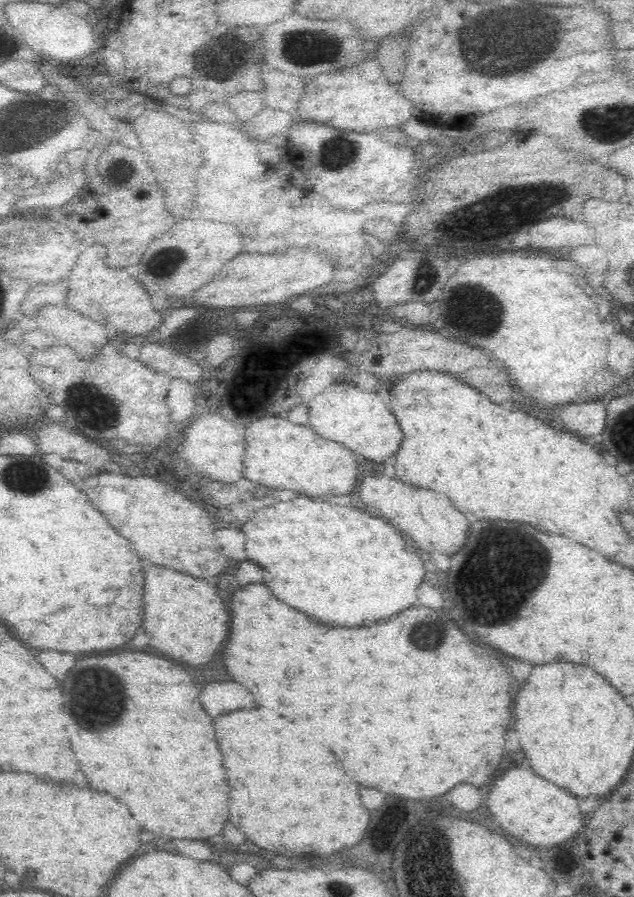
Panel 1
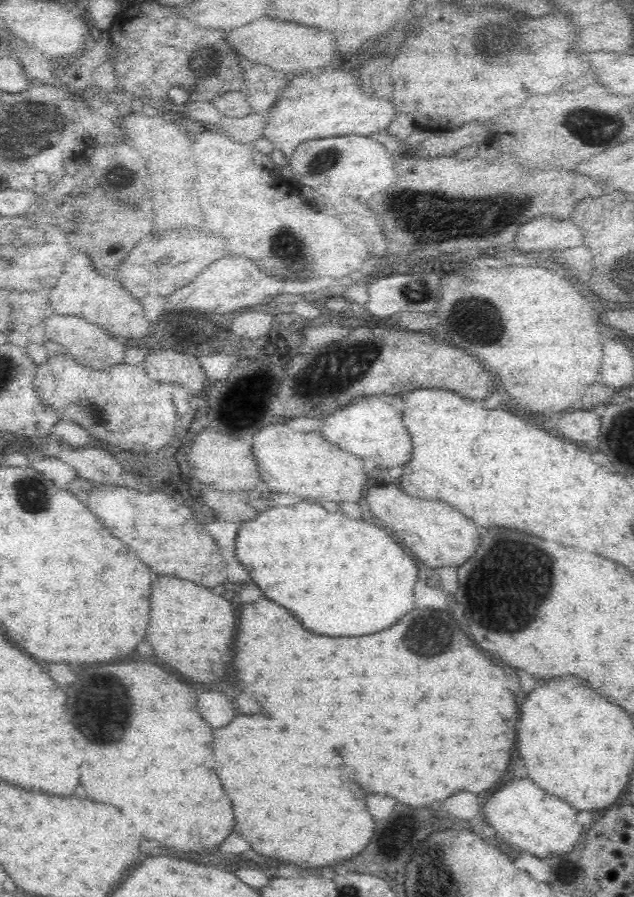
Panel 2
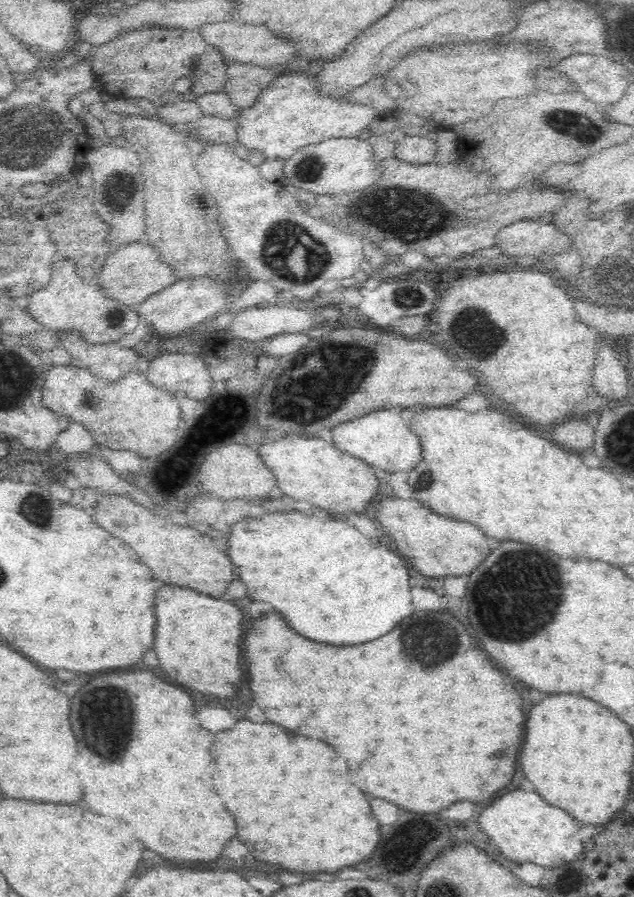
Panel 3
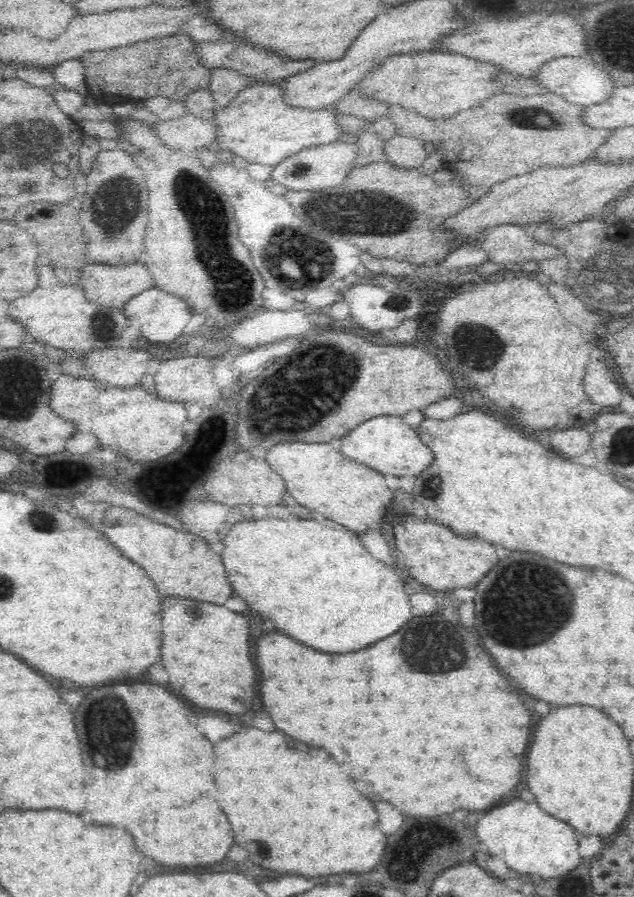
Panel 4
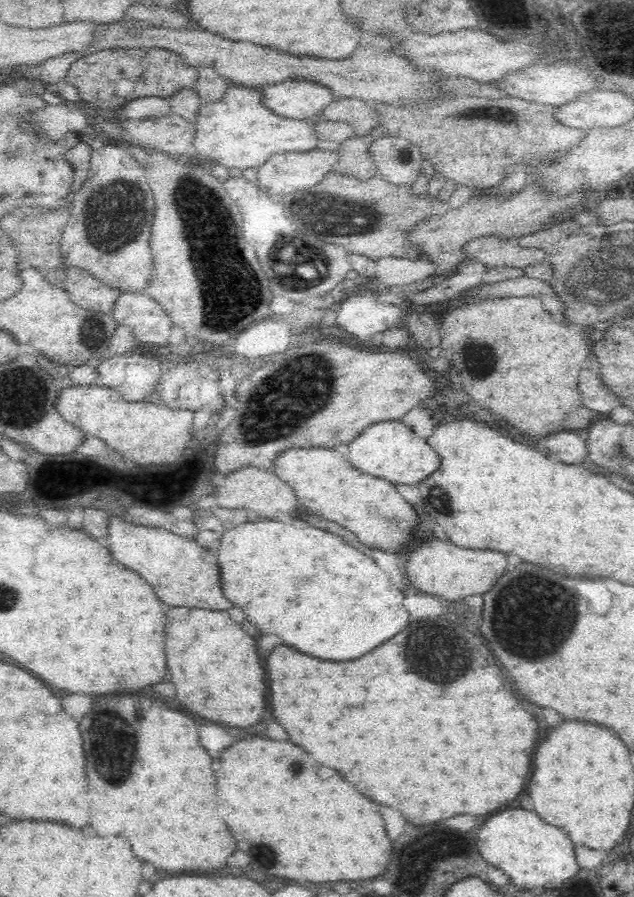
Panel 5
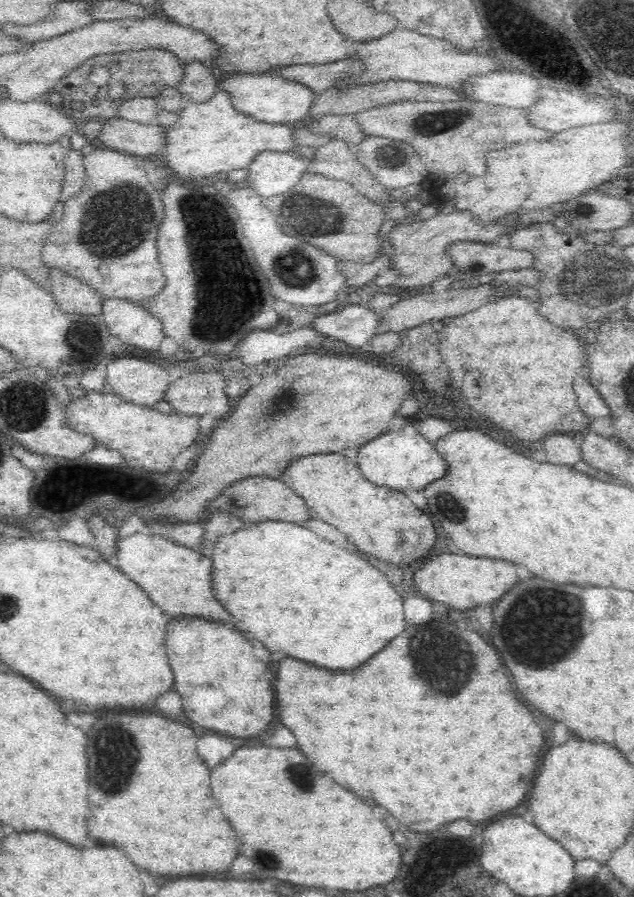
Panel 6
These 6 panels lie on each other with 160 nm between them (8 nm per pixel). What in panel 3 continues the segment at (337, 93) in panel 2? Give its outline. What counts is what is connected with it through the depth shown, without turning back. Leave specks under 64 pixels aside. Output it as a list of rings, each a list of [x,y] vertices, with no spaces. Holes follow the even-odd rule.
[[[309,72],[277,76],[250,108],[240,109],[237,146],[262,152],[264,160],[287,161],[304,146],[318,144],[329,138],[357,137],[381,118],[370,105],[353,103],[345,98],[332,98],[318,91],[318,79]]]

